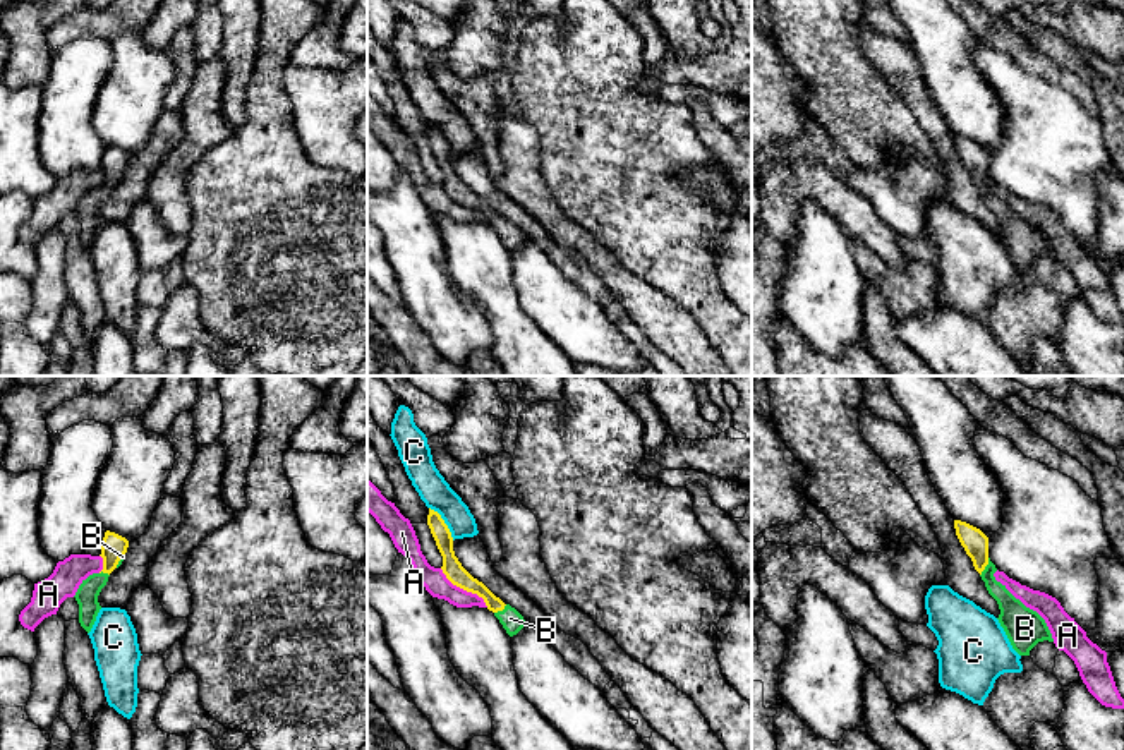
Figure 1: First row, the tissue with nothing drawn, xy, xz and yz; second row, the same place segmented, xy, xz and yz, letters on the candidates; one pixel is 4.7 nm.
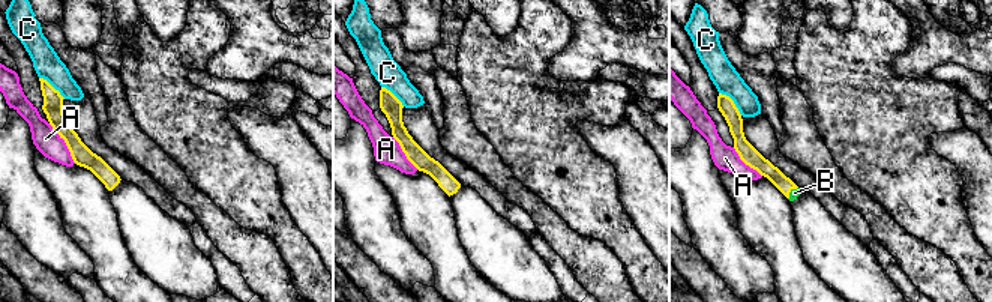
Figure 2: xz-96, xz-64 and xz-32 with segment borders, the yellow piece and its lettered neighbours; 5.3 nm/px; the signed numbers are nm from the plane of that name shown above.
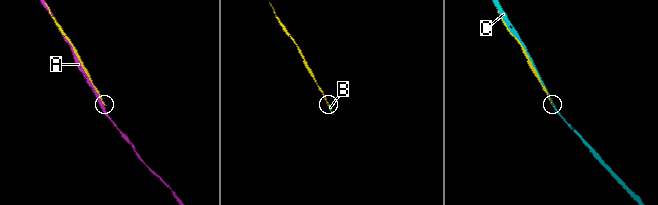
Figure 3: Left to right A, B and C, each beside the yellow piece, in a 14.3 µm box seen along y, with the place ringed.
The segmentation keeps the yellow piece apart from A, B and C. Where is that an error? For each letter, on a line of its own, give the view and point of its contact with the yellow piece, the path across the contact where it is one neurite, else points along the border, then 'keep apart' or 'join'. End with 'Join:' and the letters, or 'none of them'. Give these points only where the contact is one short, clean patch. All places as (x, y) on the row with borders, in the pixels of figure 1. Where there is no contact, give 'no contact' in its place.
A: meets yellow in xz at (464, 589); keep apart
B: meets yellow in yz at (985, 565); runs through yz (975, 543), (978, 556), (985, 565), (991, 584), (1013, 610); join
C: meets yellow in xz at (443, 522); keep apart
Join: B

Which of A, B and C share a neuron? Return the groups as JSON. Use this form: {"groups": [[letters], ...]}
{"groups": [["A"], ["B"], ["C"]]}

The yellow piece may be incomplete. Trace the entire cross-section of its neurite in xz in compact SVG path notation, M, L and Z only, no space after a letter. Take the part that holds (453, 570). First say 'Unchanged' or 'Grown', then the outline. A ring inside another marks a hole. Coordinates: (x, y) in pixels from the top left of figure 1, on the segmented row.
Grown. M431 508L427 515L427 525L443 556L441 570L446 575L446 578L453 585L482 597L487 609L494 613L494 616L499 620L506 633L510 637L517 635L525 625L523 616L515 608L511 608L510 604L505 604L499 597L496 597L482 582L474 578L462 566L462 563L455 556L453 537L451 537L448 525L441 518L441 515Z

